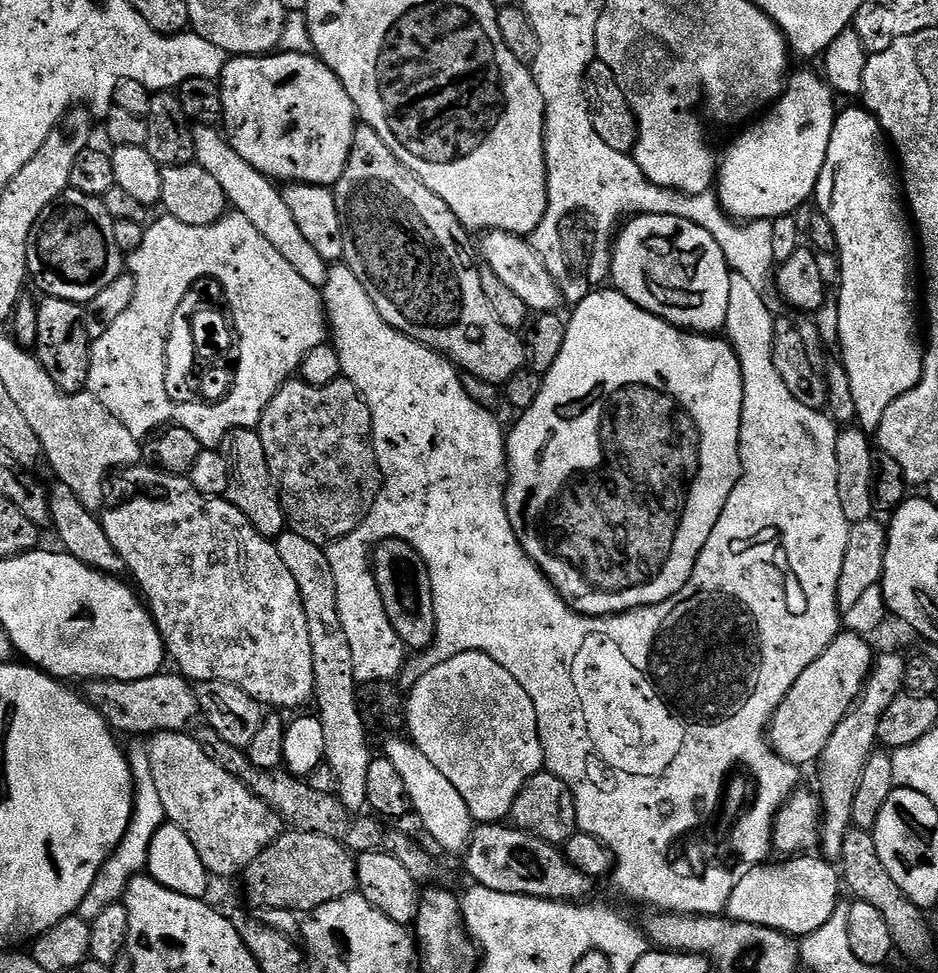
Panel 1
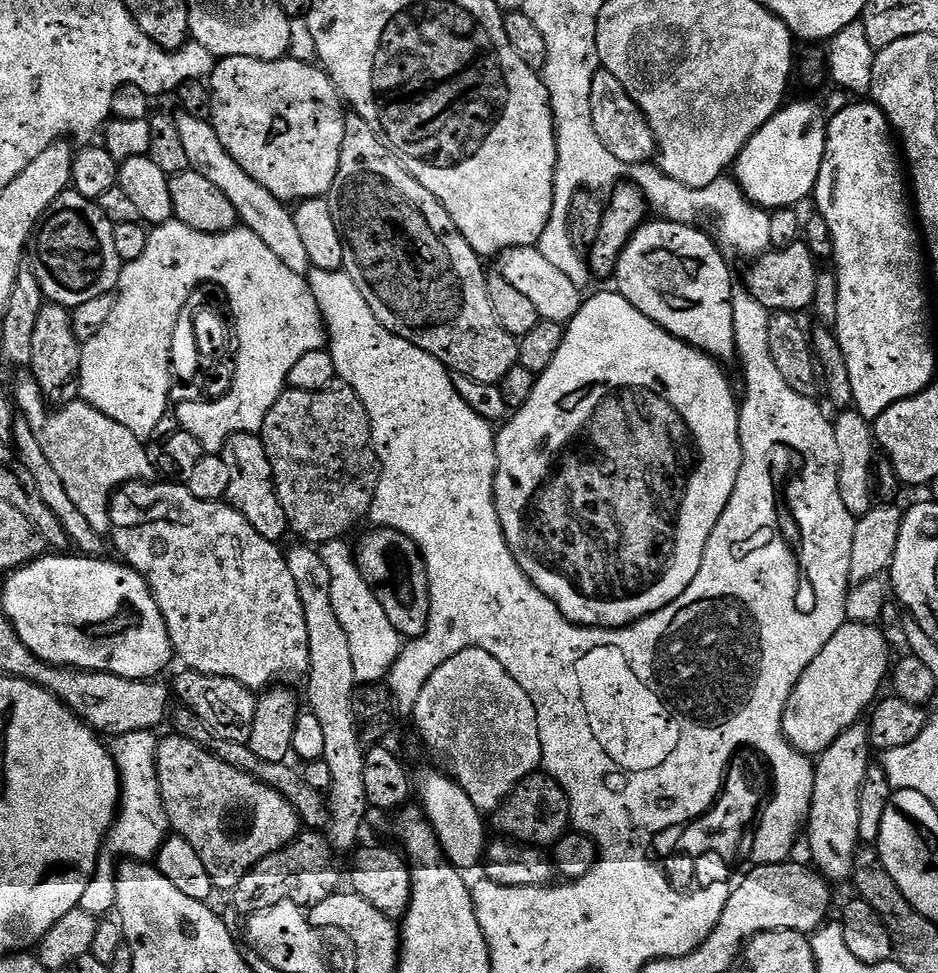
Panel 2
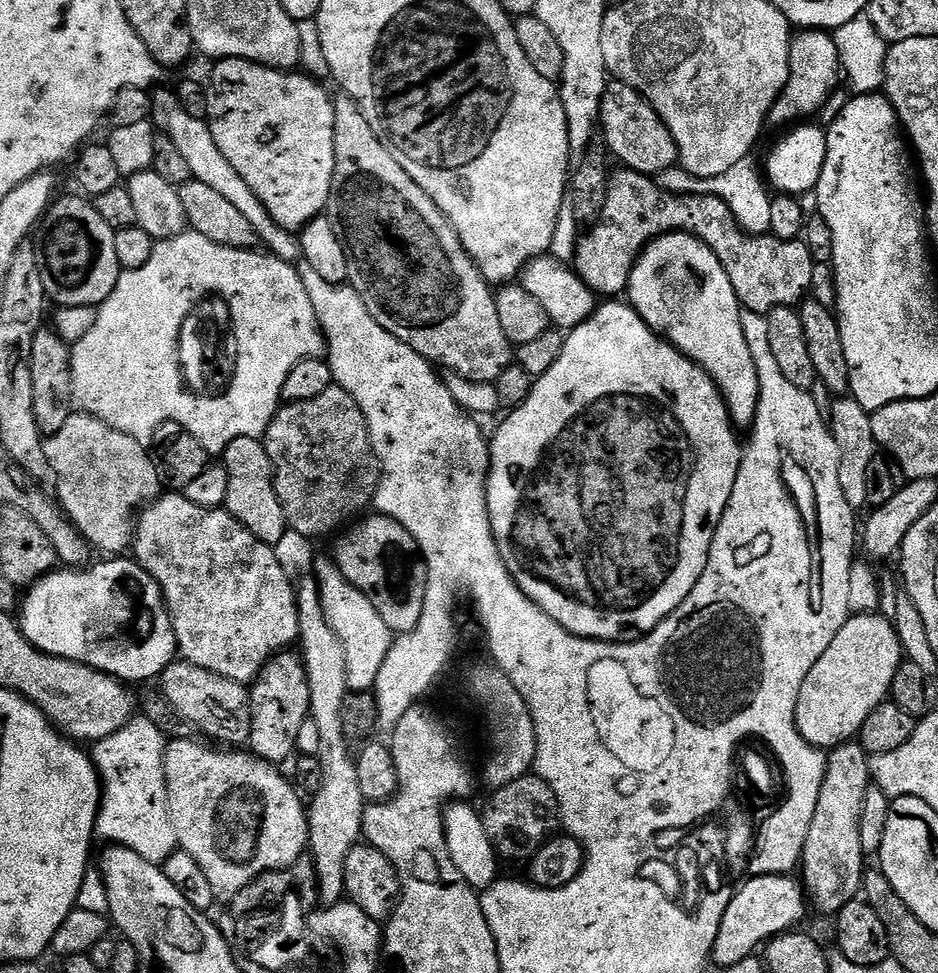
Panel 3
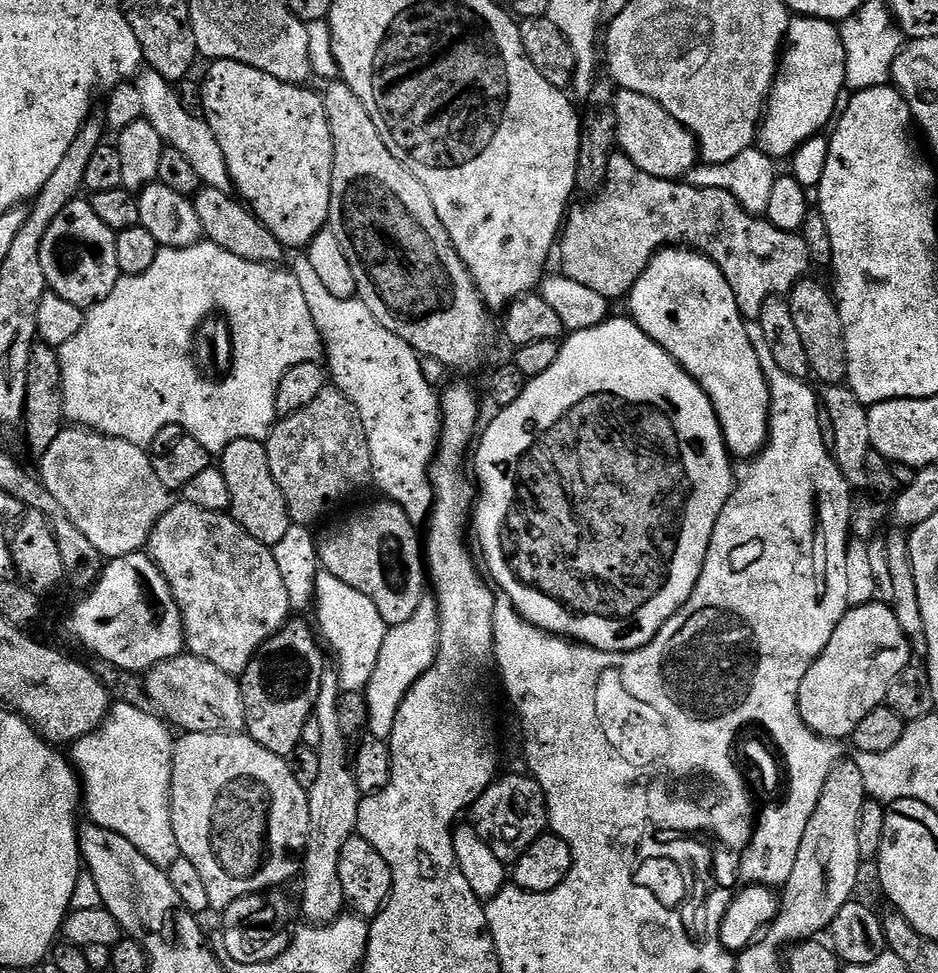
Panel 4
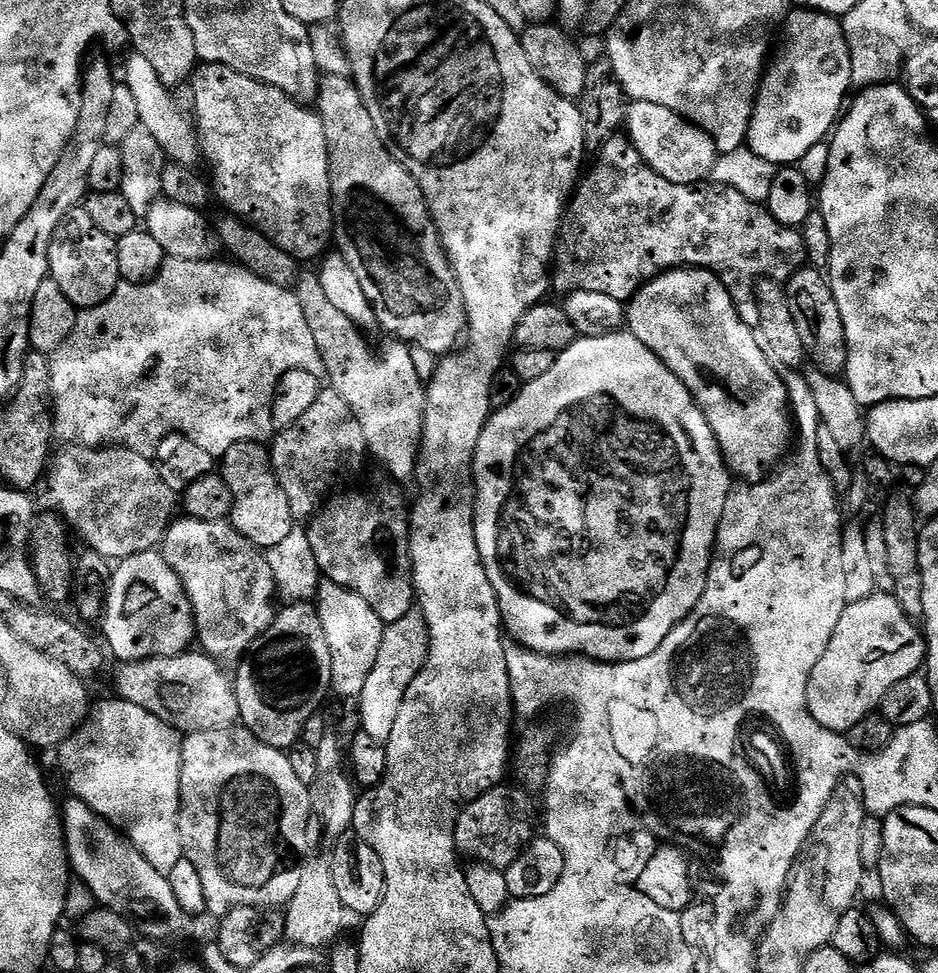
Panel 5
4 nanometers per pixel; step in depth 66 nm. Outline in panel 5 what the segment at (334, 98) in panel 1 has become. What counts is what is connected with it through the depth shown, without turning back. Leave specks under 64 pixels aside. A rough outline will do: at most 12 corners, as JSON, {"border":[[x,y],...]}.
{"border":[[230,66],[190,83],[215,199],[298,262],[333,235],[319,111]]}

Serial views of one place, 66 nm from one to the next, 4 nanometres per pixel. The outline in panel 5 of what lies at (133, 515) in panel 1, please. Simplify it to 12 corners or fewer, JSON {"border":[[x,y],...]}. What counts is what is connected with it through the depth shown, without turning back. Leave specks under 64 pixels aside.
{"border":[[185,515],[162,555],[195,639],[241,659],[274,622],[266,555],[228,520]]}

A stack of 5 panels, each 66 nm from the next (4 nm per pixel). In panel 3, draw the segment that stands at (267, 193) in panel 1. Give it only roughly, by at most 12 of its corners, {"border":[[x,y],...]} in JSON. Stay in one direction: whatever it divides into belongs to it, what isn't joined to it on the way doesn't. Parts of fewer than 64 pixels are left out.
{"border":[[171,87],[150,96],[150,119],[206,182],[254,226],[279,260],[301,259],[299,239],[258,202],[226,162],[207,119],[182,110]]}

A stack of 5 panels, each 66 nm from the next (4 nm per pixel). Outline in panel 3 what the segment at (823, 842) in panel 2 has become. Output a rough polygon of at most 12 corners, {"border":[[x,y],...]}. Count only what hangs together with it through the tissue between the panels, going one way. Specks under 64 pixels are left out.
{"border":[[831,749],[800,864],[811,907],[862,892],[870,757]]}

